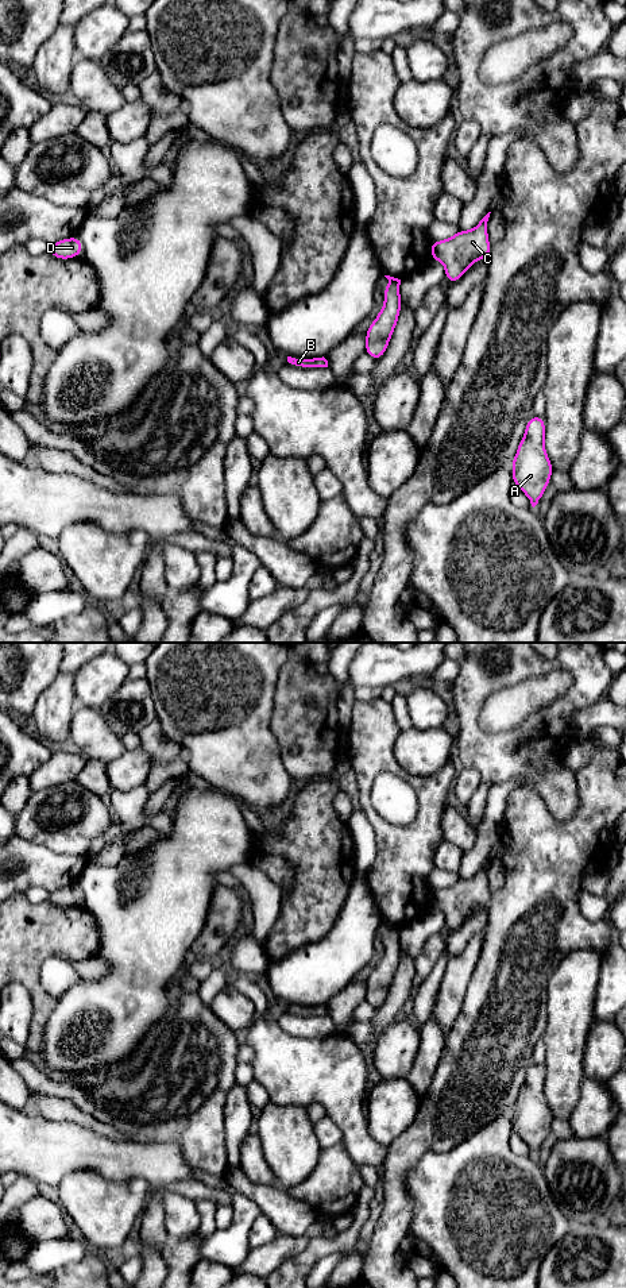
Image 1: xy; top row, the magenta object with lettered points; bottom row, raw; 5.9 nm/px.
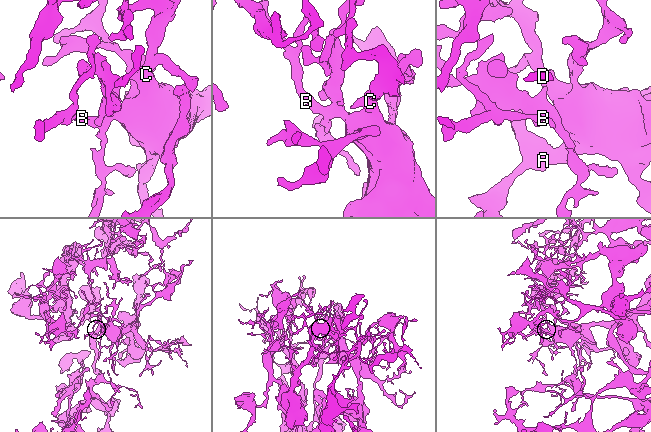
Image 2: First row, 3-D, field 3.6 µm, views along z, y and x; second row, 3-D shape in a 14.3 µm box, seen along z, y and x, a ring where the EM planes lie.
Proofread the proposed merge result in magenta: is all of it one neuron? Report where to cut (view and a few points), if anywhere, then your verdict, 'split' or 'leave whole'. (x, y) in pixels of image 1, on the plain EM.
cut none; leave whole

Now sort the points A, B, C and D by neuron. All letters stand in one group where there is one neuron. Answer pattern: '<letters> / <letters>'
A B C D

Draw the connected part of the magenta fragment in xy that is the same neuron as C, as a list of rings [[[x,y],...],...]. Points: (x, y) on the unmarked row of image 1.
[[[490,861],[475,876],[457,879],[453,884],[430,892],[430,907],[444,913],[447,929],[451,932],[457,930],[478,907],[488,907],[491,899],[487,880]]]

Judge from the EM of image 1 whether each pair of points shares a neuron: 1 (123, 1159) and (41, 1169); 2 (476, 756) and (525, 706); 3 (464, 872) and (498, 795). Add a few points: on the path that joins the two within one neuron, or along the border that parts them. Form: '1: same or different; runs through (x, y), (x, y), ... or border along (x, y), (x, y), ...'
1: same; runs through (103, 1159), (61, 1159)
2: different; border along (528, 718), (499, 733), (486, 733), (476, 722)
3: same; runs through (480, 853), (494, 814)

